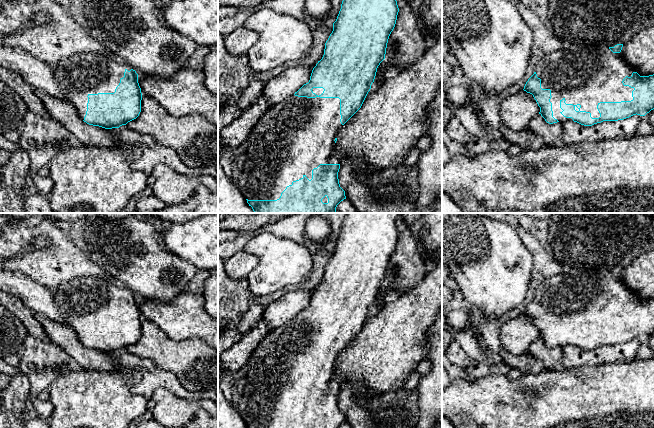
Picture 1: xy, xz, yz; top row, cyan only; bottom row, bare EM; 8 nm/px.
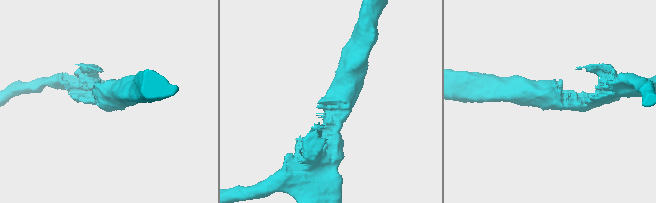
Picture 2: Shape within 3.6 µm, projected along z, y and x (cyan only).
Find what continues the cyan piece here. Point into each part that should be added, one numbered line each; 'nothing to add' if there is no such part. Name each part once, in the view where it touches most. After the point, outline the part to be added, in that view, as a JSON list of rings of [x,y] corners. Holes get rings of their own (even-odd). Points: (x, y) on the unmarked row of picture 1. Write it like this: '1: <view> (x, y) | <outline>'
1: yz (587, 299) | [[[591,268],[589,270],[569,271],[565,270],[557,275],[553,275],[542,281],[536,288],[535,296],[537,301],[541,303],[541,312],[551,314],[551,323],[553,341],[561,347],[573,345],[572,342],[564,341],[560,332],[560,325],[564,322],[566,328],[580,328],[580,335],[591,337],[592,342],[599,342],[600,337],[597,329],[600,326],[621,326],[633,324],[632,315],[634,312],[624,310],[622,305],[628,300],[631,301],[635,293],[628,288],[621,277],[613,277],[609,271]]]

